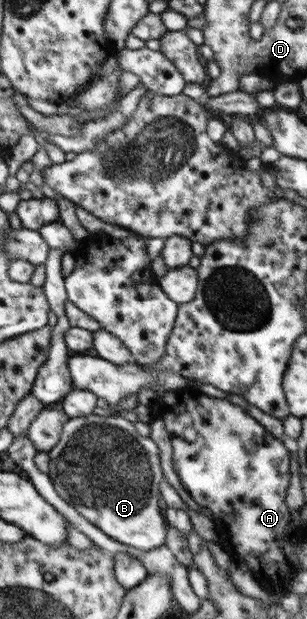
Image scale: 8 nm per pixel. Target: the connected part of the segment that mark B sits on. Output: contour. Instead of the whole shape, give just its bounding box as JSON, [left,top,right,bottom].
[47,413,166,552]

